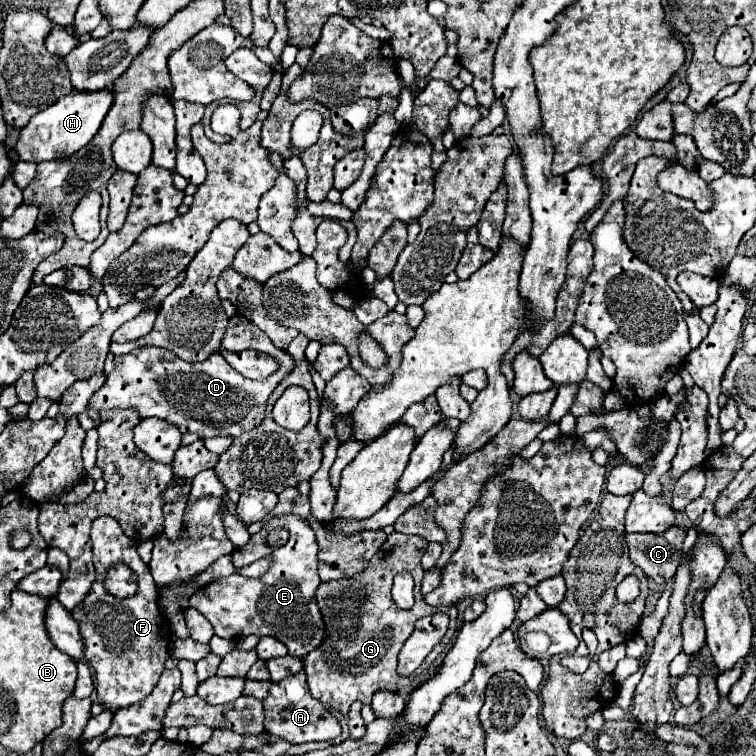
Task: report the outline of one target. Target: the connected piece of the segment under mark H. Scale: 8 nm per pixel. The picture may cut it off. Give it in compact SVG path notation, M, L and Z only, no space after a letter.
M105 88L99 92L71 92L51 104L47 110L35 114L31 122L21 130L17 140L17 154L25 162L43 162L55 158L67 158L87 146L91 138L101 128L103 118L107 116L113 104L113 90Z

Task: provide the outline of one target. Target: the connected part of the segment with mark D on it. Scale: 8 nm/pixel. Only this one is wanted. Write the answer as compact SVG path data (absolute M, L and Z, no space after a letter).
M233 316L229 320L225 338L229 352L241 350L259 350L271 354L279 360L281 370L271 374L265 380L249 380L241 376L237 370L229 366L229 362L221 354L213 354L211 358L187 364L175 354L163 348L135 348L129 354L115 356L115 366L107 376L107 382L97 390L89 408L105 410L105 408L133 408L139 410L143 418L163 418L169 424L179 426L181 432L197 432L201 438L205 436L239 436L247 430L259 426L265 418L267 398L275 390L275 386L293 372L295 360L287 350L273 346L263 330L259 330L251 320L243 316Z

